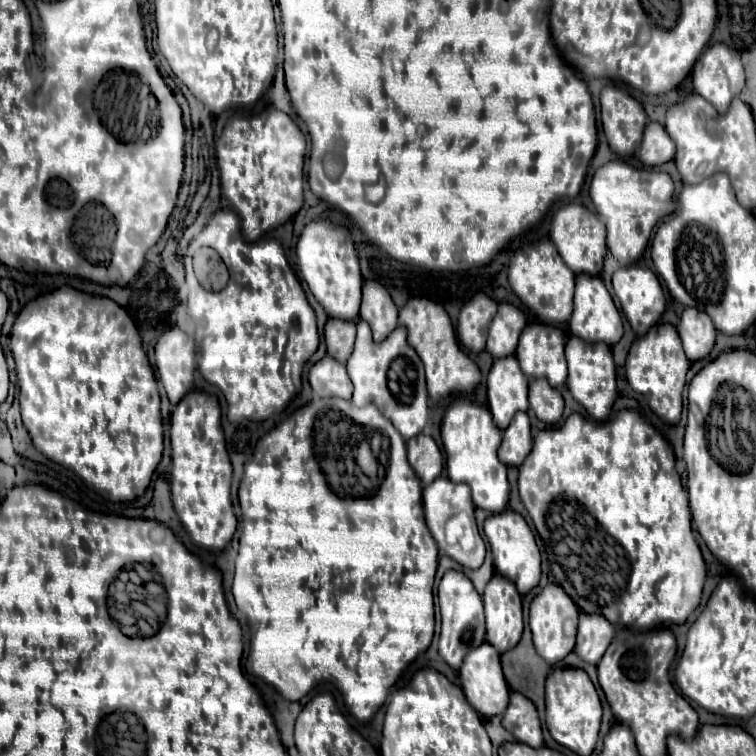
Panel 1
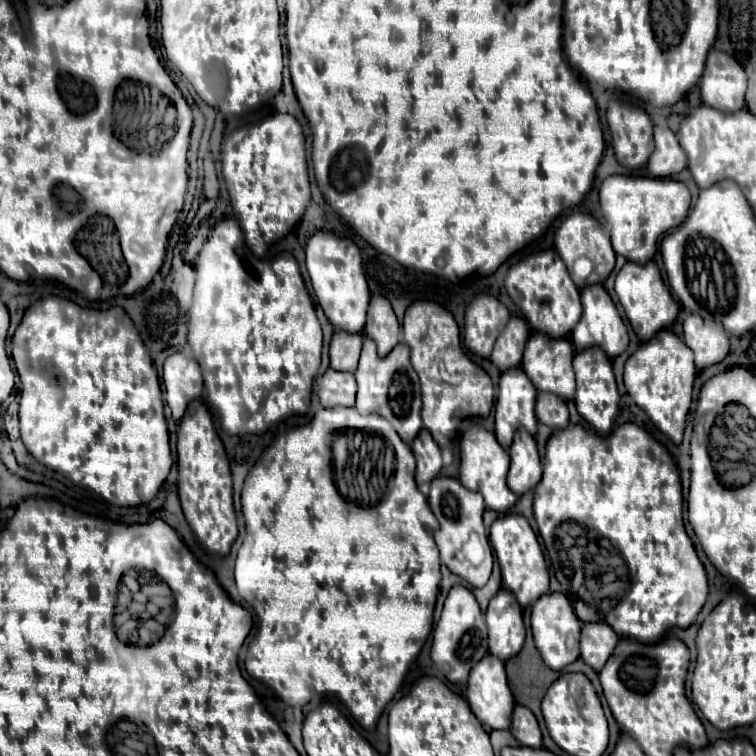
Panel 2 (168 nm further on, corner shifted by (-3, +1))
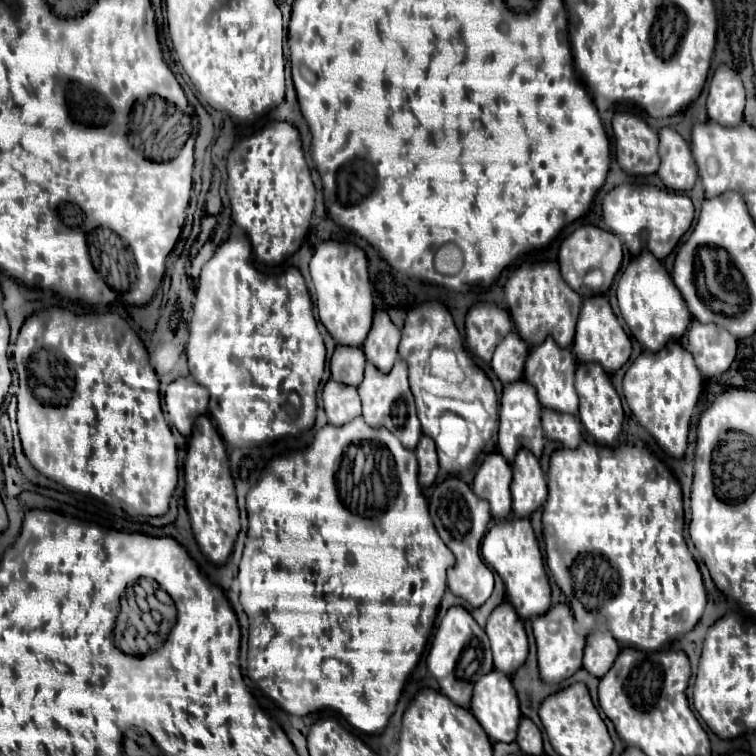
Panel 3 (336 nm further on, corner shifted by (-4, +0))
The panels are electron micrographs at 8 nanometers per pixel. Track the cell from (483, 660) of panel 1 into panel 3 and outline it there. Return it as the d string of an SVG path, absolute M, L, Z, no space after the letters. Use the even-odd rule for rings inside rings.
M494 669L474 683L470 711L492 741L510 743L516 739L520 723L518 697L510 679L500 671Z

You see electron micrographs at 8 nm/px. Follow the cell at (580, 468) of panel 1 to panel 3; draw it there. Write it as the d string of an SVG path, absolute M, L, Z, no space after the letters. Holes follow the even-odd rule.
M582 441L582 447L578 447L578 451L566 451L566 449L554 451L550 455L550 467L548 467L548 499L546 499L544 511L542 511L542 527L544 527L542 533L544 533L548 569L556 581L556 585L566 595L580 629L584 629L588 633L610 631L618 643L626 643L640 651L658 651L664 643L678 639L682 633L688 633L702 617L704 607L706 607L706 591L704 591L702 573L700 573L698 565L694 563L694 557L684 541L682 489L680 489L680 483L676 481L676 477L672 479L672 473L666 469L666 465L656 455L652 455L646 447L638 447L638 445L610 447L610 445Z

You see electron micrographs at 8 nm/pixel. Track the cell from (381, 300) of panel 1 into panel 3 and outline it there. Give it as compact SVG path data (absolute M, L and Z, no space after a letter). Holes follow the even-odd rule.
M382 309L374 313L372 329L362 345L366 359L374 363L382 373L388 373L398 359L398 339L400 329L392 323L390 315Z

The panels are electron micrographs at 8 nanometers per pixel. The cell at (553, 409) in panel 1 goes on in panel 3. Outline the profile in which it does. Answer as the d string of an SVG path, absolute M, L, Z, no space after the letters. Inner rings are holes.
M542 409L542 429L548 439L560 441L564 447L578 447L580 423L574 415L558 415L558 411Z

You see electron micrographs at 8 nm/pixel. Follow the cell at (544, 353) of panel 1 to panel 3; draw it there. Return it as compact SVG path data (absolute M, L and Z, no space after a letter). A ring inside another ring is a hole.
M546 339L546 343L540 343L538 347L530 349L530 355L526 359L524 379L536 389L538 399L544 407L560 411L560 413L578 413L578 393L574 389L574 371L576 371L576 359L570 349L562 349L554 343L554 339Z

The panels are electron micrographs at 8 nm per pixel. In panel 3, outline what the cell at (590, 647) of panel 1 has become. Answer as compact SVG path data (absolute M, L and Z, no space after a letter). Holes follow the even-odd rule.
M602 631L590 633L586 637L586 647L584 647L584 669L594 677L606 675L618 651L620 647L610 633L602 633Z

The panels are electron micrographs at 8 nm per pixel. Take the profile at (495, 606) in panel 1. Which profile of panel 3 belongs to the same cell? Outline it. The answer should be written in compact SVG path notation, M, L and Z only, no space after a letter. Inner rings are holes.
M500 603L488 617L486 633L490 639L494 669L512 675L528 655L528 639L524 623L514 611L512 603Z

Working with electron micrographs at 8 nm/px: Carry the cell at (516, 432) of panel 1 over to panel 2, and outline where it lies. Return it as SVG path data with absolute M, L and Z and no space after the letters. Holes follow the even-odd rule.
M519 430L509 448L509 456L511 456L511 468L507 474L507 486L517 496L523 496L525 492L533 490L539 484L543 474L541 458L533 436Z

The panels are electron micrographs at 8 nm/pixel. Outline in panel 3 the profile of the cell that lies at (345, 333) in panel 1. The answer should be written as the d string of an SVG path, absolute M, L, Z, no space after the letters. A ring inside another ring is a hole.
M336 345L336 351L334 351L332 361L330 361L332 379L338 383L358 387L362 381L364 363L366 363L366 355L364 355L362 347Z

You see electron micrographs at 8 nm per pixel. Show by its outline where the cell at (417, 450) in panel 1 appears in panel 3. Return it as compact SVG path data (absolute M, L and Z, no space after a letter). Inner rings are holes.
M422 435L420 443L416 447L416 457L418 457L418 465L420 465L418 481L422 487L430 487L438 473L438 457L436 457L436 445L428 435Z

